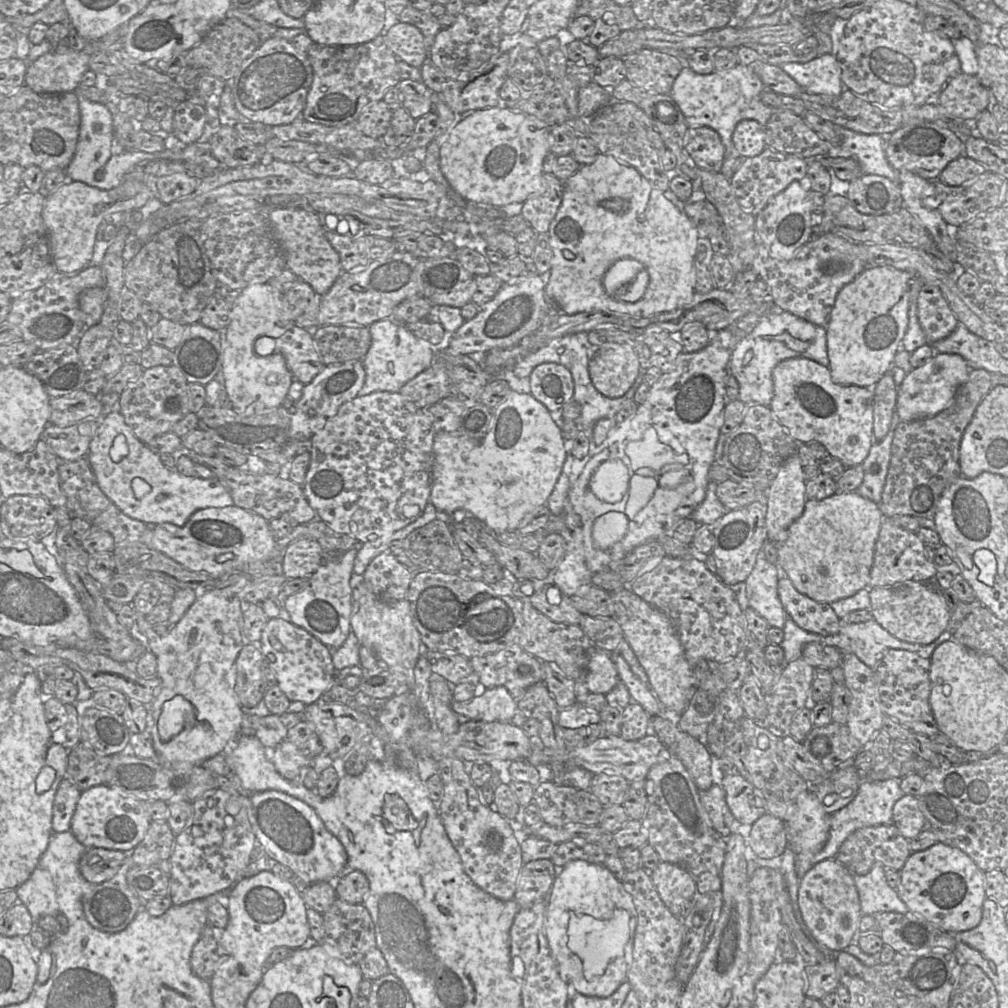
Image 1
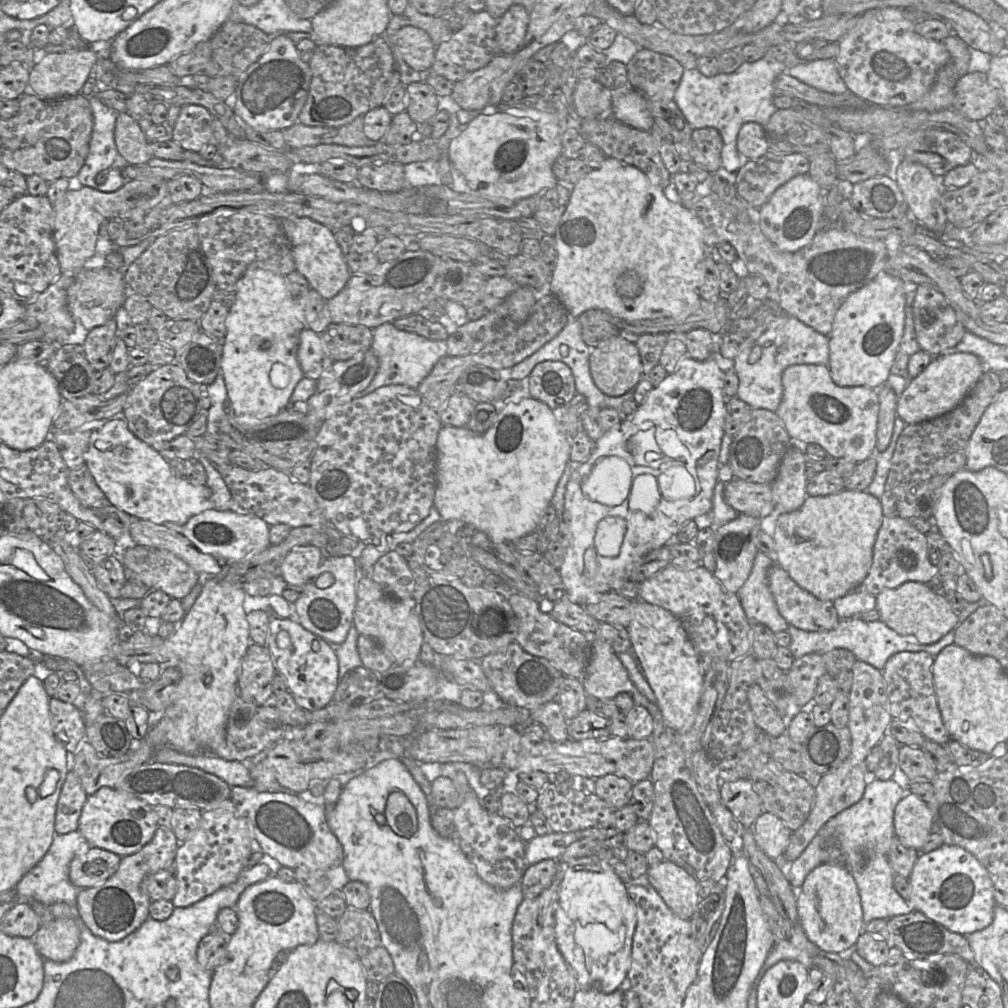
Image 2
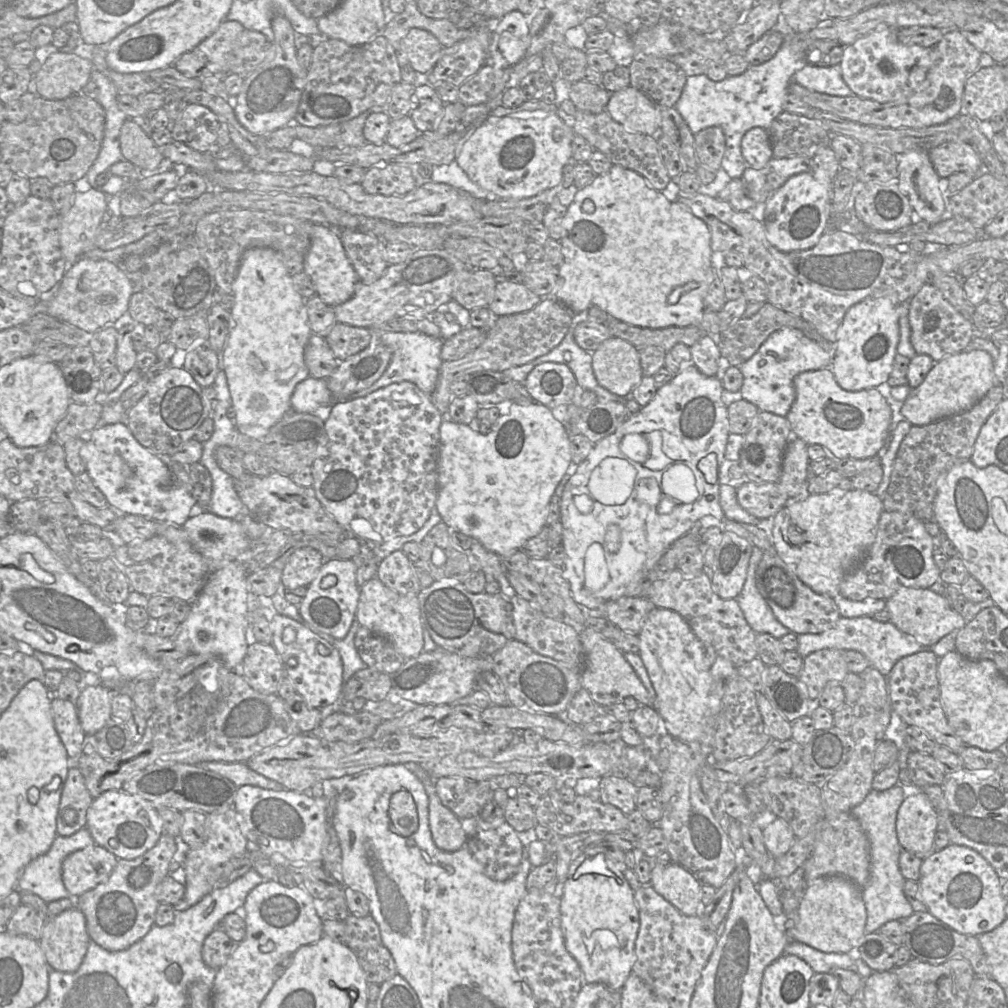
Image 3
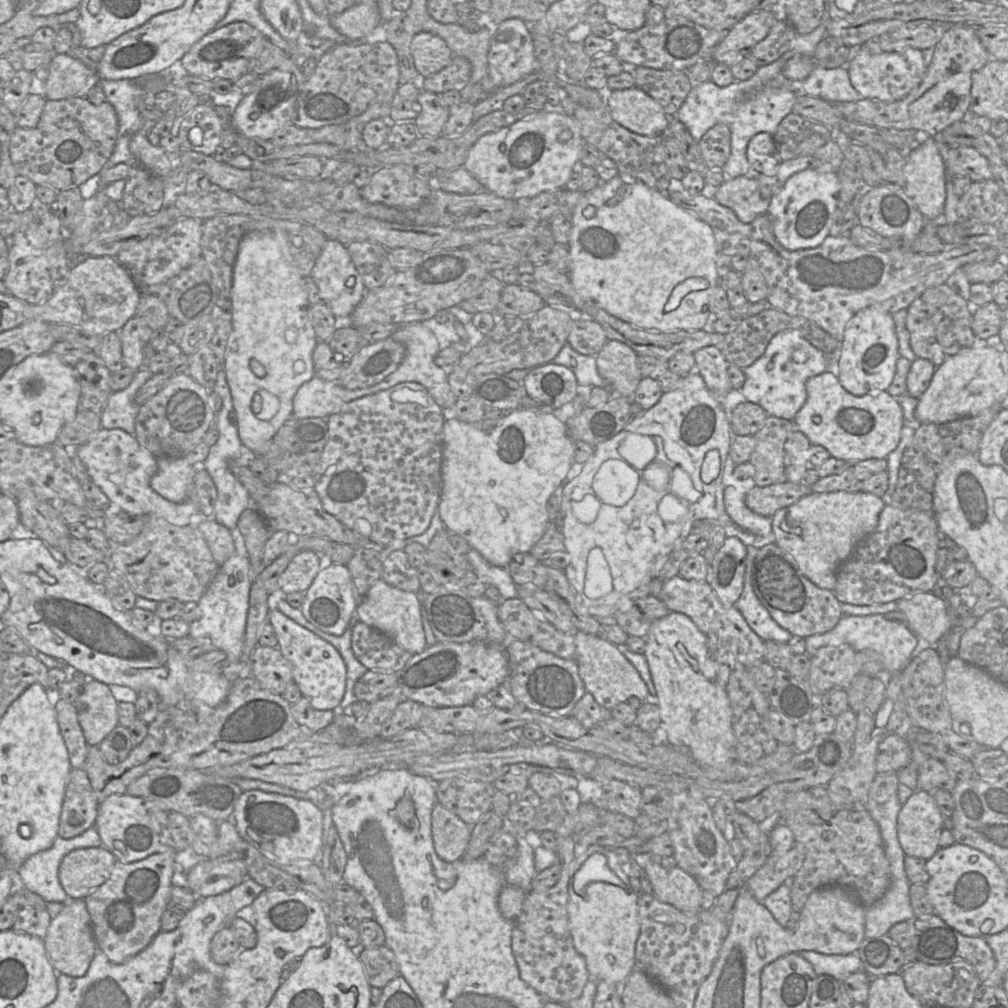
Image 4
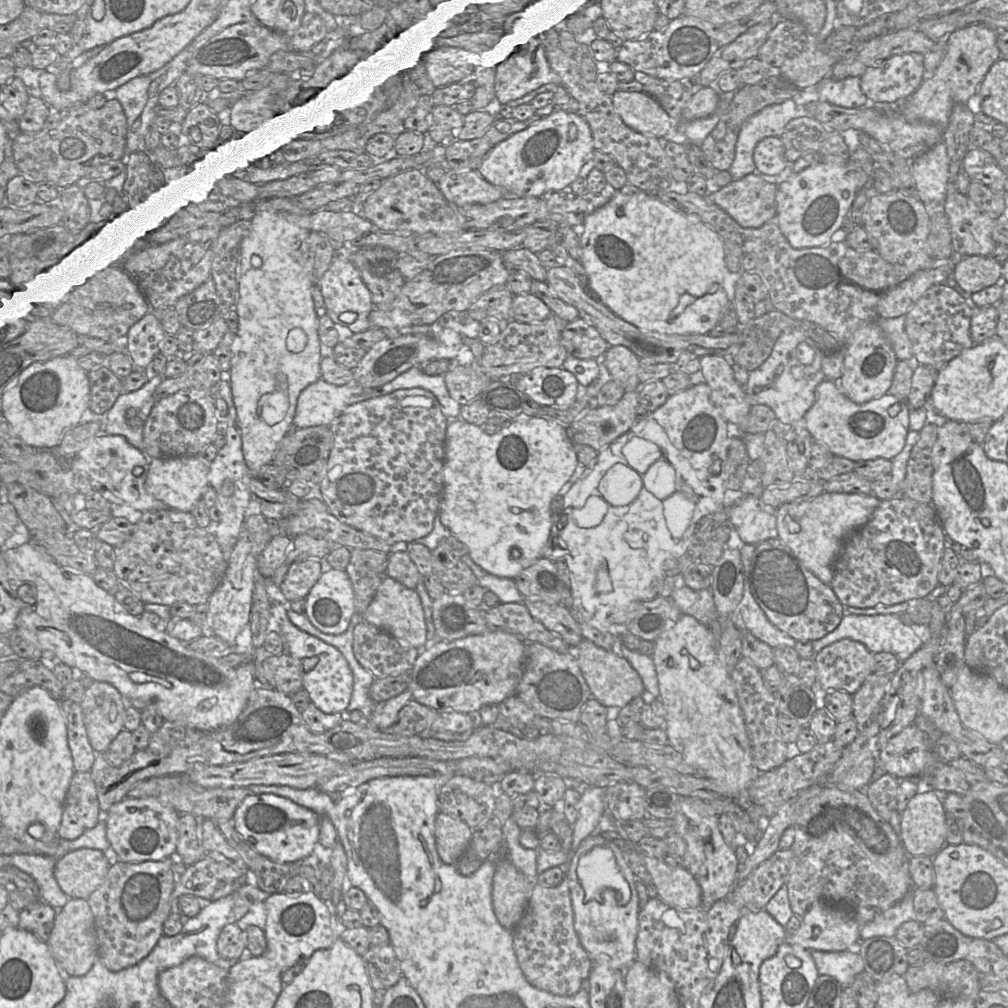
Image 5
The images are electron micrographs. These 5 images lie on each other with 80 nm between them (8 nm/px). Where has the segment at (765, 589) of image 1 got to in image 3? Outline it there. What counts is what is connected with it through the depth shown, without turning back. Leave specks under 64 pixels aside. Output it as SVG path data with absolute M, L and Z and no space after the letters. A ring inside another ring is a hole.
M753 546L747 577L742 591L736 597L736 600L743 612L745 620L754 632L757 634L767 633L780 639L788 634L790 630L776 619L771 608L756 587L755 575L762 556L763 551Z

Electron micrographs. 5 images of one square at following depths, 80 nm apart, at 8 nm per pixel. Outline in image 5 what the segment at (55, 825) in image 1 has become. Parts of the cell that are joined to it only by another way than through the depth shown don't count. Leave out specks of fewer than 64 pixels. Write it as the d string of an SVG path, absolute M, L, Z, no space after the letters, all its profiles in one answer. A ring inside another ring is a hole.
M75 772L66 795L58 837L75 840L101 820L96 785L90 772Z

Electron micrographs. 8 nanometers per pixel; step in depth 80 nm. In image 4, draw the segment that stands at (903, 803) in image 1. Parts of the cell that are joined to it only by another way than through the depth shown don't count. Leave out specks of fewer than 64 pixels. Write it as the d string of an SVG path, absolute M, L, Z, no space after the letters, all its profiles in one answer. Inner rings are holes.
M916 790L898 814L898 839L904 854L924 860L933 857L940 848L943 820L932 795Z

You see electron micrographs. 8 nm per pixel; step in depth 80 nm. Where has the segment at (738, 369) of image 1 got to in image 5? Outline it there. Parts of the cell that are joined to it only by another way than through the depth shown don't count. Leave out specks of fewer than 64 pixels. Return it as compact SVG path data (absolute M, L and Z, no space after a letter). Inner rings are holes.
M793 330L781 334L769 358L757 369L749 372L745 385L751 405L762 404L771 408L783 423L800 425L816 400L816 388L824 381L823 352L805 333Z

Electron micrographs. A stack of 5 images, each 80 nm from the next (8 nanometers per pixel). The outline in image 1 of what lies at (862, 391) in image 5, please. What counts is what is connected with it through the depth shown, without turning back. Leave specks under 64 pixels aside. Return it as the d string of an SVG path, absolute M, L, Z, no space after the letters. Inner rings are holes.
M892 266L868 267L837 295L827 325L832 381L841 386L875 387L892 369L908 326L910 275Z

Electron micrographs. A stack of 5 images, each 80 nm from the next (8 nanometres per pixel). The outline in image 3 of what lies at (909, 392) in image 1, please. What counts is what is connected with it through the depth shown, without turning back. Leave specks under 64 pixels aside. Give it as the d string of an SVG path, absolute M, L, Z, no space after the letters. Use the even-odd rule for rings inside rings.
M984 350L962 351L934 363L924 381L911 388L901 403L900 414L913 426L925 426L970 410L996 383L994 360L989 353Z

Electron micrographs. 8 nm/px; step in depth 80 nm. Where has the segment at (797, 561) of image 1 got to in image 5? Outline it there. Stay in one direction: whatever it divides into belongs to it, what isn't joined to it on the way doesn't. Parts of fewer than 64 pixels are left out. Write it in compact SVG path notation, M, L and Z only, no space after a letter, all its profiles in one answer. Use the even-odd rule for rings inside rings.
M823 492L812 500L783 504L776 509L778 538L809 571L831 585L834 564L845 541L869 521L879 503L874 495Z

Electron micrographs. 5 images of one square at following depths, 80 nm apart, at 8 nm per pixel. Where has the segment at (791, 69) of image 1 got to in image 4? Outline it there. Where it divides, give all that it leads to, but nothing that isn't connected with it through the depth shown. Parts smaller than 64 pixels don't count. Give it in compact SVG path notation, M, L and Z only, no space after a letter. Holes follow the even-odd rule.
M815 67L800 84L800 93L830 103L853 102L864 99L852 86L846 67L827 69Z

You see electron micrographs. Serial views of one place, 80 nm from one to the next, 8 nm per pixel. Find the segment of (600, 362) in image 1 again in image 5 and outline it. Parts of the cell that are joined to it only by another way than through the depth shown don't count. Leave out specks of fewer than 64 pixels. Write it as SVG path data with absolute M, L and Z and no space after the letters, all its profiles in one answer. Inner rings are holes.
M616 345L609 346L605 352L605 365L612 377L626 392L638 391L639 358L629 348Z

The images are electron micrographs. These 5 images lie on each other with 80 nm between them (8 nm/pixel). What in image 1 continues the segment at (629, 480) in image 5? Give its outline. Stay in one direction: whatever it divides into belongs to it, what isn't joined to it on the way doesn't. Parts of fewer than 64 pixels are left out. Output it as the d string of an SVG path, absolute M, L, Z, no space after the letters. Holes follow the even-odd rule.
M608 460L596 469L589 488L599 500L616 503L628 491L629 479L628 469L621 460Z

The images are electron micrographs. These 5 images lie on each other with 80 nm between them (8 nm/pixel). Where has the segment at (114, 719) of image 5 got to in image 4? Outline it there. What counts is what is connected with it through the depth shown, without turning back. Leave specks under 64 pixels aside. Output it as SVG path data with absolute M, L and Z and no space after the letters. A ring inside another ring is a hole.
M90 676L86 680L75 707L87 744L98 746L118 725L118 702L107 684Z

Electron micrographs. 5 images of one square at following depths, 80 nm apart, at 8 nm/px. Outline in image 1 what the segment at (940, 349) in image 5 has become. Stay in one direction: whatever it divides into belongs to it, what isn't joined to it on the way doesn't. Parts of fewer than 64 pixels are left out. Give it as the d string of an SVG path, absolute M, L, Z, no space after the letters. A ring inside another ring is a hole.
M929 284L919 291L917 316L929 345L949 336L959 323L940 289Z

